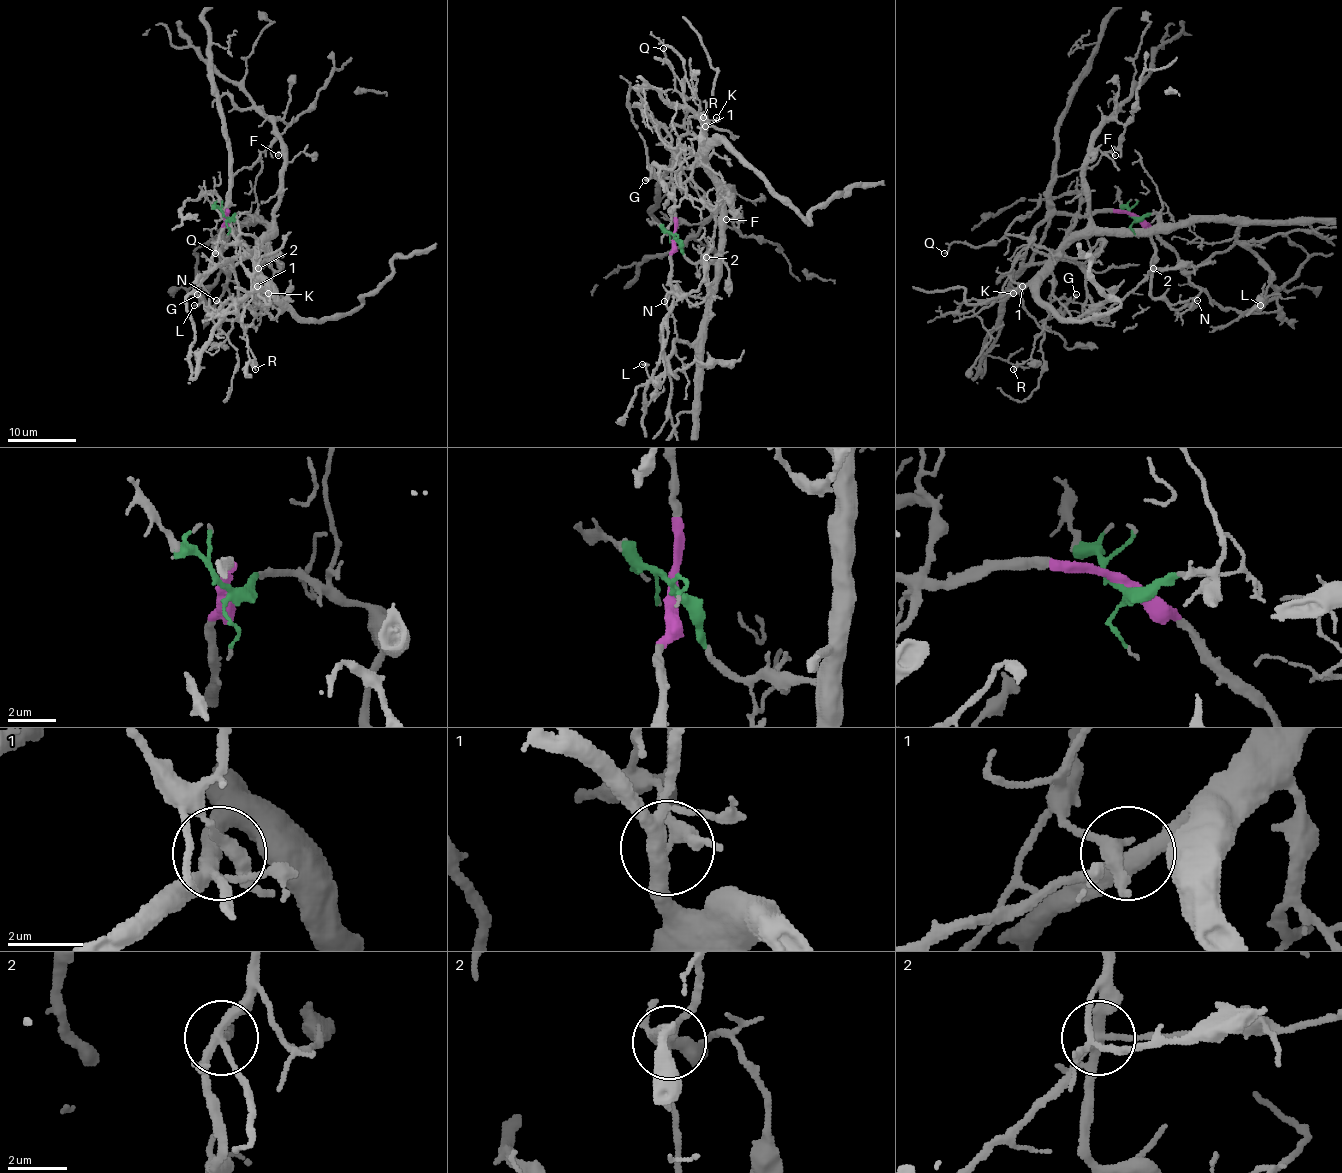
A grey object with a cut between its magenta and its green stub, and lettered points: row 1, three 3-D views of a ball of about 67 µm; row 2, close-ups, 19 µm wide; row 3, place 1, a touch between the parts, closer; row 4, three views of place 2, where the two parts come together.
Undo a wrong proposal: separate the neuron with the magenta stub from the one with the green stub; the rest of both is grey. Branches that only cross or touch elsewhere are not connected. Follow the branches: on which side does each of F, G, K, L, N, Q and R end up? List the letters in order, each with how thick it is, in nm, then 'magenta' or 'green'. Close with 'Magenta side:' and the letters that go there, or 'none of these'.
F: 120 nm | green
G: 280 nm | green
K: 280 nm | green
L: 180 nm | green
N: 140 nm | green
Q: 110 nm | green
R: 110 nm | green
Magenta side: none of these

